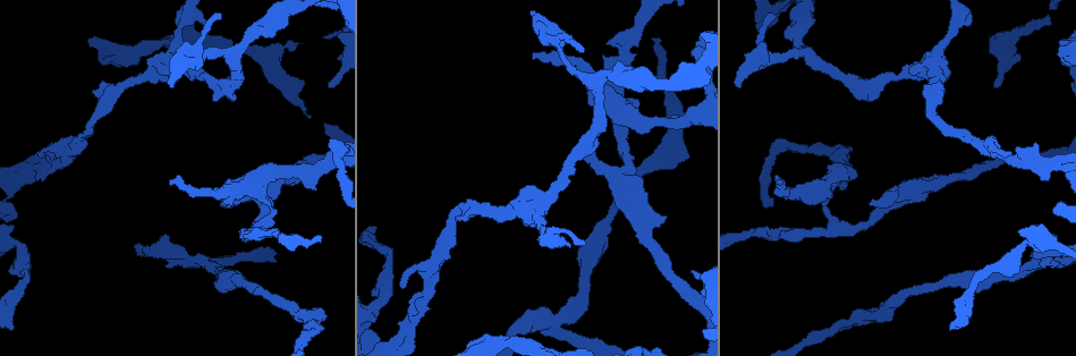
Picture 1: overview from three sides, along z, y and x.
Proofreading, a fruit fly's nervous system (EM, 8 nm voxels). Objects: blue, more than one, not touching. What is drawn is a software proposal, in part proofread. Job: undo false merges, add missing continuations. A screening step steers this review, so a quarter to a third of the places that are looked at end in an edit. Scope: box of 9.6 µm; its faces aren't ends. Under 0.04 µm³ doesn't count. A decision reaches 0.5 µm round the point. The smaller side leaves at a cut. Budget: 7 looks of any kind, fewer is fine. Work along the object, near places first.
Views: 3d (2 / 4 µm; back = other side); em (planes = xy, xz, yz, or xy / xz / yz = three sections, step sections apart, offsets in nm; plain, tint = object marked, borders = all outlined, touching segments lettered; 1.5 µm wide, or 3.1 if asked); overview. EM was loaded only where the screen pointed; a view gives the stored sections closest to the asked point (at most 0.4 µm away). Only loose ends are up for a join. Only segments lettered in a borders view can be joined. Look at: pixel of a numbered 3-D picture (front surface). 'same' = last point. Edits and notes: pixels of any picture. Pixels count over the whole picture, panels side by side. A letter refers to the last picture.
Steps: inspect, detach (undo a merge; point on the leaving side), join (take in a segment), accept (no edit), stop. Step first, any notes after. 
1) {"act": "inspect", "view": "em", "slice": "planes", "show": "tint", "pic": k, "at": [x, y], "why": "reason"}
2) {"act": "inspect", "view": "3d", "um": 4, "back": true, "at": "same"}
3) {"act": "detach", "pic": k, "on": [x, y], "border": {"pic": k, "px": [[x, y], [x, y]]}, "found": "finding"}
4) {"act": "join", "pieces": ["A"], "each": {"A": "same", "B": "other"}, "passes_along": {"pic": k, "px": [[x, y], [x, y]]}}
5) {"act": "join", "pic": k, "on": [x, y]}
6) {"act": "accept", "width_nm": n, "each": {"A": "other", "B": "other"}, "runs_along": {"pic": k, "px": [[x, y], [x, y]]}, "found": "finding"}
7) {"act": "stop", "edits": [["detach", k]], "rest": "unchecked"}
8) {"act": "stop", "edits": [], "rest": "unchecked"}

{"act": "inspect", "view": "em", "slice": "planes", "show": "borders", "pic": 1, "at": [535, 14], "why": "branch stops here"}

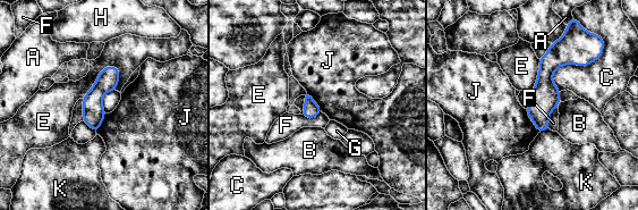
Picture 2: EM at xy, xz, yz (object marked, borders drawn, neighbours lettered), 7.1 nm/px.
{"act": "accept", "each": {"A": "other", "B": "other", "C": "other", "E": "other", "F": "other", "G": "other", "H": "other", "J": "other", "K": "other"}, "runs_along": {"pic": 2, "px": [[570, 42], [547, 65], [541, 128]]}, "found": "none of them fits"}

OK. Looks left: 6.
{"act": "inspect", "view": "3d", "um": 2, "pic": 1, "at": [617, 77], "why": "sudden change in width"}

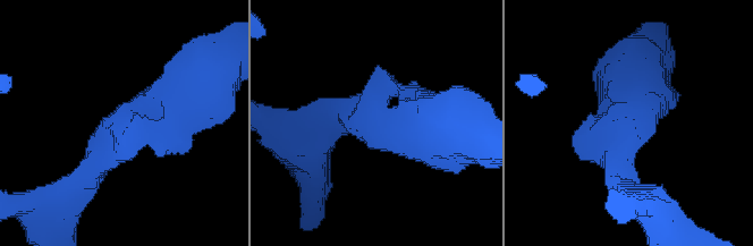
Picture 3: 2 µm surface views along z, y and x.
{"act": "inspect", "view": "em", "slice": "planes", "show": "borders", "pic": 3, "at": [123, 119], "arm_widths_nm": [220, 500]}

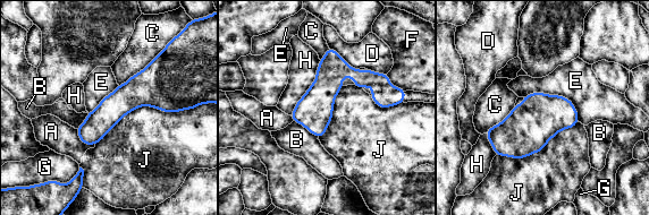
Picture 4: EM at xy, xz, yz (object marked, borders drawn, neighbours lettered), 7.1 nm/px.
{"act": "accept", "each": {"A": "other", "B": "other", "C": "other", "D": "other", "E": "other", "F": "other", "G": "other", "H": "other", "J": "other"}, "runs_along": {"pic": 4, "px": [[392, 97], [340, 74], [294, 115]]}, "found": "continuous, no second neuron"}

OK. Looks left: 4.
{"act": "inspect", "view": "3d", "um": 4, "pic": 1, "at": [330, 84], "why": "branch stops here"}

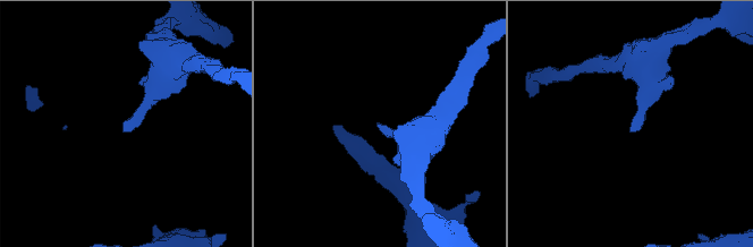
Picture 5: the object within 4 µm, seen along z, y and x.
{"act": "inspect", "view": "em", "slice": "xz", "step": 8, "show": "borders", "pic": 5, "at": [629, 127], "why": "need the tissue"}

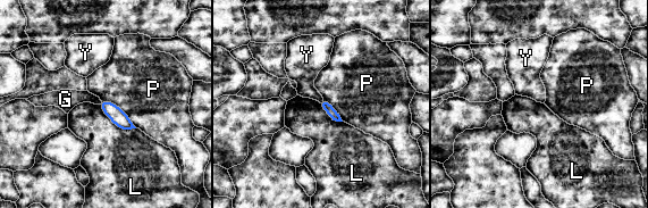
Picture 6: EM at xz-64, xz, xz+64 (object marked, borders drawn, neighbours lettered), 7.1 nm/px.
{"act": "inspect", "view": "em", "slice": "planes", "show": "borders", "at": "same"}

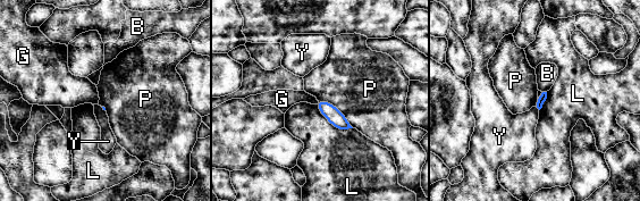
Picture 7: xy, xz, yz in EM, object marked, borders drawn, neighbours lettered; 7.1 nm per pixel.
{"act": "accept", "each": {"B": "other", "G": "other", "L": "other", "P": "other", "Y": "other"}, "border": {"pic": 7, "px": [[318, 100], [330, 102], [353, 127]]}, "found": "none of them fits"}

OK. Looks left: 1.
{"act": "stop", "edits": [], "rest": "unchecked"}

